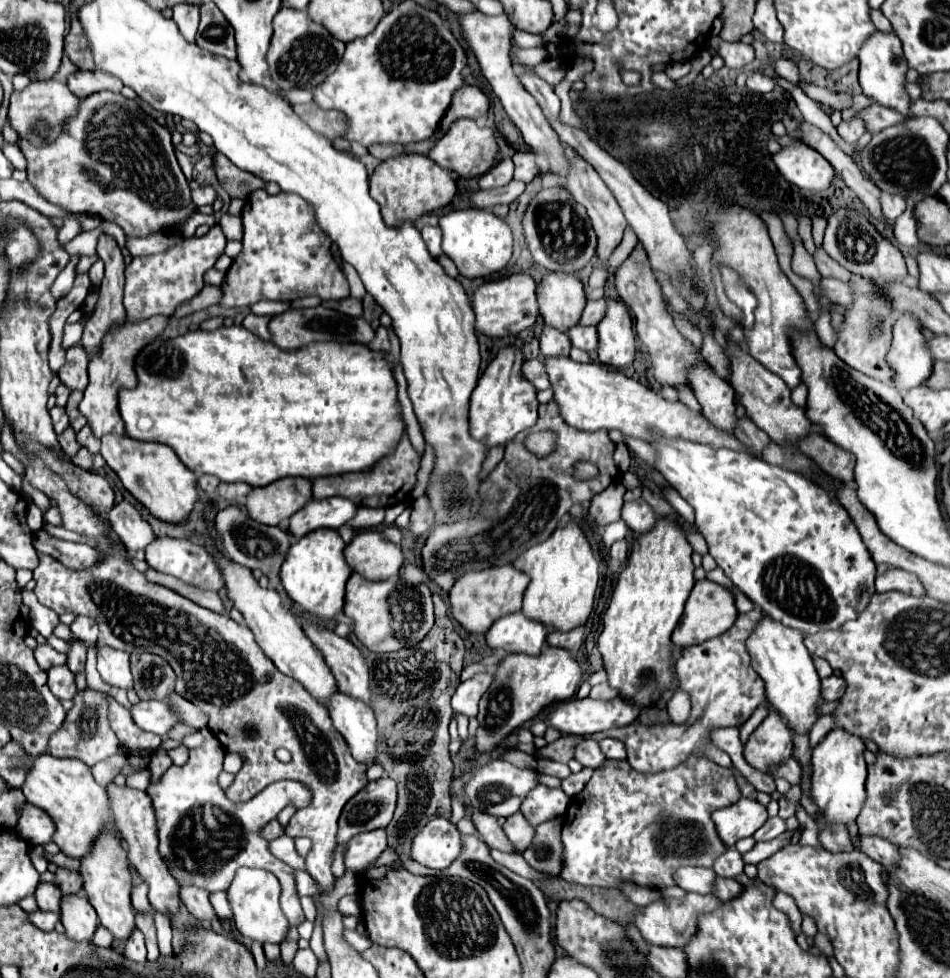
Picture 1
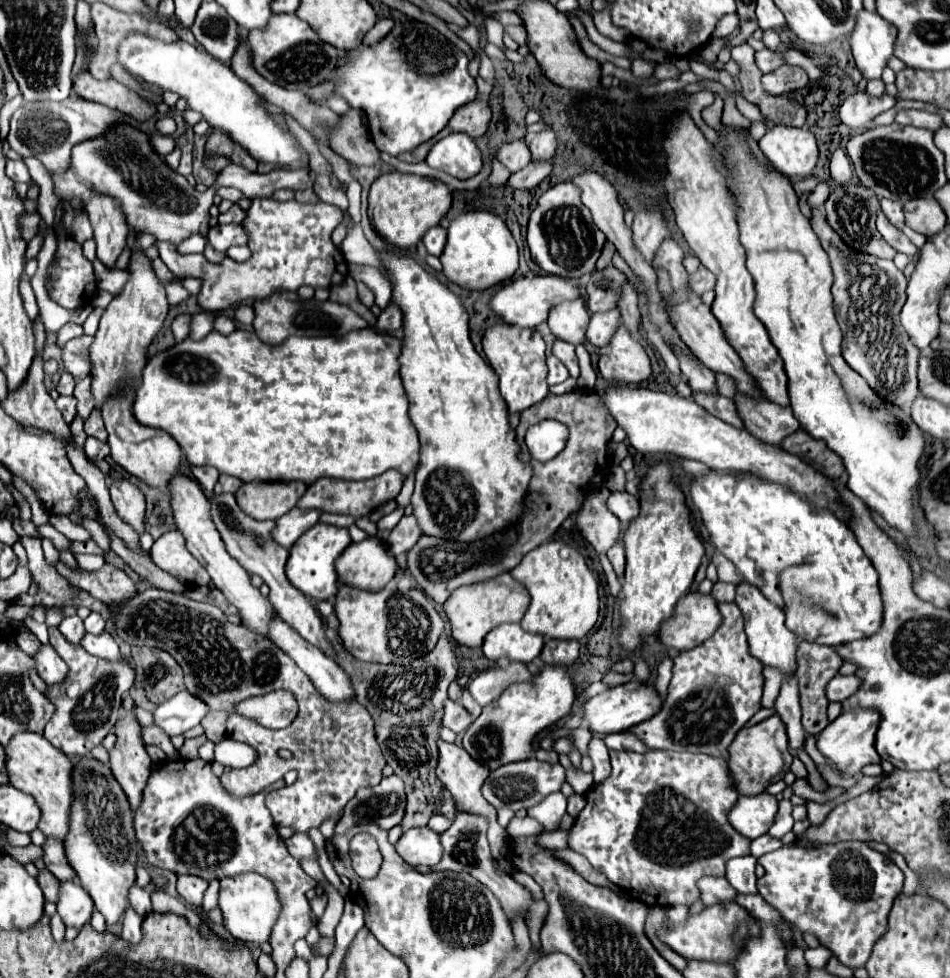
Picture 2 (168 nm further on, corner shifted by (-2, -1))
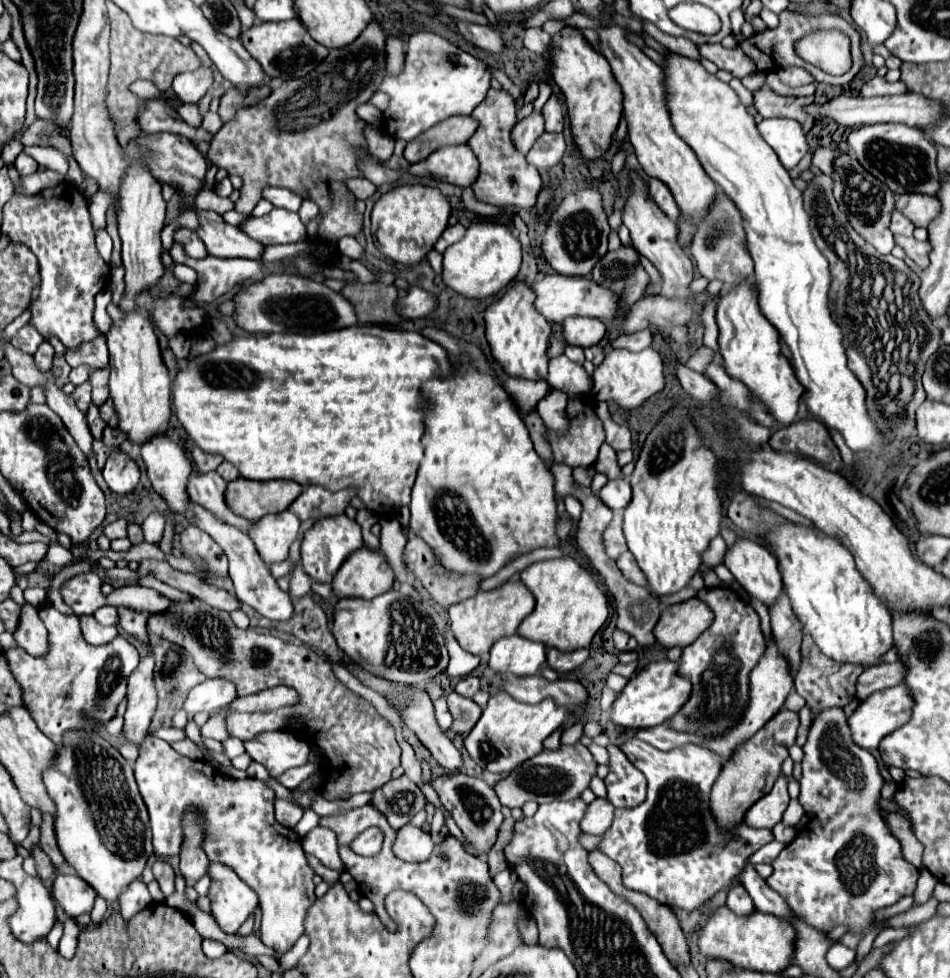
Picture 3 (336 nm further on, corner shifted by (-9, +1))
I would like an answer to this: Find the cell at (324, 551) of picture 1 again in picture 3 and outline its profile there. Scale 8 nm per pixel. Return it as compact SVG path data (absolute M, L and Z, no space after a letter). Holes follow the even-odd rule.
M339 514L335 518L321 518L305 532L305 540L301 544L301 564L311 578L319 582L331 582L343 560L361 546L363 546L361 526L355 520L347 518L345 514Z

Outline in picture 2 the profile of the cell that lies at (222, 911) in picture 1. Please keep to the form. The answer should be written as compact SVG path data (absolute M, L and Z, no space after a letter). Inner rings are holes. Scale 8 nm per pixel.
M212 880L206 894L204 894L204 904L202 904L204 912L210 912L210 910L218 908L218 892L220 892L220 884Z

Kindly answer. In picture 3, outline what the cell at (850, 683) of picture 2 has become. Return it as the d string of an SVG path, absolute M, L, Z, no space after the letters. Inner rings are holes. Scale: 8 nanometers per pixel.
M897 660L893 664L865 668L857 680L857 698L865 700L869 694L873 694L877 690L897 686L899 682L903 682L905 676L907 676L907 670L905 670L905 664L901 664L901 660Z

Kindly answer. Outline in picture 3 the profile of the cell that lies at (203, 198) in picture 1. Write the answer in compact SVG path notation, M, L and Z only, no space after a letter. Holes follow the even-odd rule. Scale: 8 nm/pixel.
M265 188L263 198L267 198L277 208L287 208L293 212L297 212L303 202L303 198L299 194L295 194L291 190L281 190L281 188Z

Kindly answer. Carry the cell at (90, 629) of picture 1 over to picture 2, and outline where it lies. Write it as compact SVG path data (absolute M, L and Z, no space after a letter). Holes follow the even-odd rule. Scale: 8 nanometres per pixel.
M92 612L86 620L84 620L84 628L86 628L86 632L90 632L90 634L102 634L104 632L104 618L98 614L98 612Z

